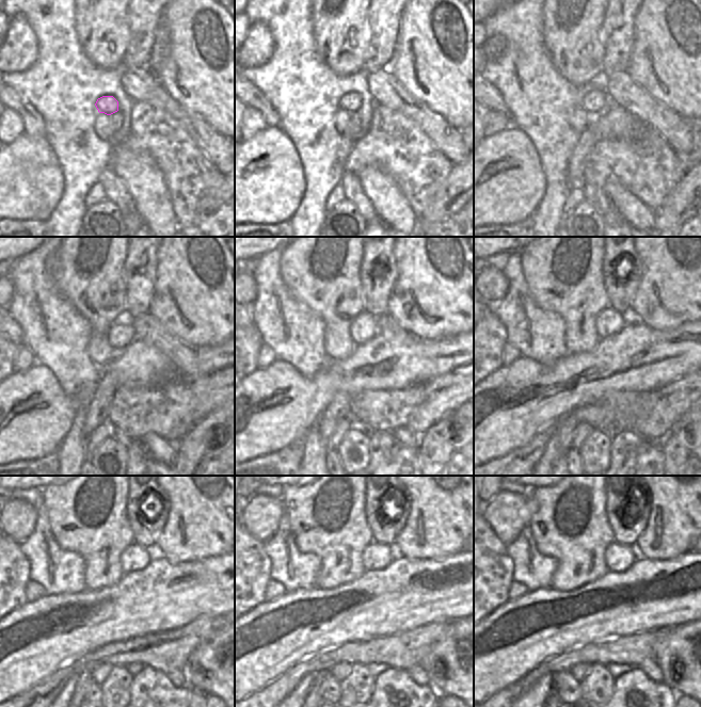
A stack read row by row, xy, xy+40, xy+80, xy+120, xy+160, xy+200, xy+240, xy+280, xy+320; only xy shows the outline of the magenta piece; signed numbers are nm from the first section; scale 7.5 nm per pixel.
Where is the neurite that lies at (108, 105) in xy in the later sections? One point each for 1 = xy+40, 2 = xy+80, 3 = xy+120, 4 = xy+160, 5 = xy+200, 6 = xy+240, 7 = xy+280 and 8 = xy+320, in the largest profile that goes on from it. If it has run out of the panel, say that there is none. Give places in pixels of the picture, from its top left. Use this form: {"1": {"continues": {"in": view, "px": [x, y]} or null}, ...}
{"1": {"continues": {"in": "xy+40", "px": [351, 101]}}, "2": {"continues": {"in": "xy+80", "px": [596, 100]}}, "3": {"continues": {"in": "xy+120", "px": [121, 334]}}, "4": {"continues": {"in": "xy+160", "px": [364, 327]}}, "5": {"continues": {"in": "xy+200", "px": [609, 321]}}, "6": {"continues": {"in": "xy+240", "px": [134, 558]}}, "7": {"continues": {"in": "xy+280", "px": [376, 556]}}, "8": {"continues": {"in": "xy+320", "px": [618, 557]}}}

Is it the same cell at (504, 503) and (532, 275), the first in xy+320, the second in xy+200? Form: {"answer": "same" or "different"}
{"answer": "different"}

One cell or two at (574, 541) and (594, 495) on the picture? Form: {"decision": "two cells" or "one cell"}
{"decision": "one cell"}

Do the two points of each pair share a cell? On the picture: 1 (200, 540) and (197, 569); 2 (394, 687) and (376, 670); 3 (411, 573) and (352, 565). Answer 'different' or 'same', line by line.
1: different
2: different
3: different

